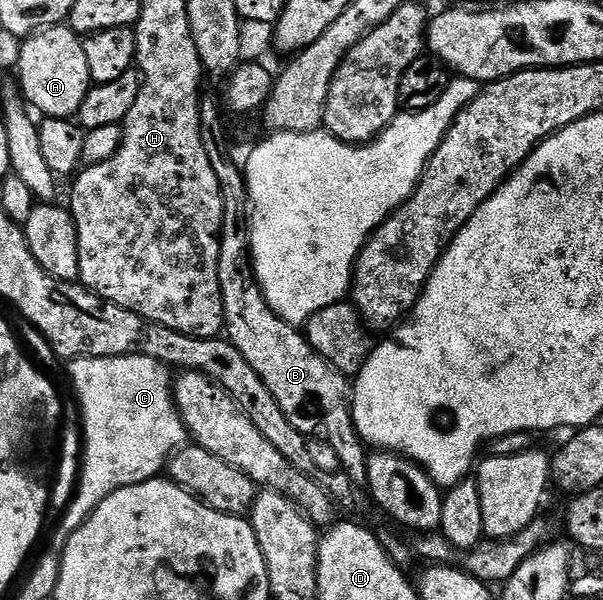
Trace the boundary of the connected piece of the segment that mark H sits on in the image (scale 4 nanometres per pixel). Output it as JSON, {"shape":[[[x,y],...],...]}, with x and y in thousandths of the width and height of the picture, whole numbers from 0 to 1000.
{"shape":[[[242,27],[242,40],[226,40],[231,67],[224,65],[209,75],[211,82],[221,82],[226,107],[235,112],[235,142],[216,173],[216,182],[201,195],[199,215],[202,233],[196,248],[182,263],[138,278],[121,295],[123,315],[116,320],[116,340],[113,338],[113,358],[119,368],[126,417],[129,418],[129,467],[148,487],[156,488],[177,507],[191,507],[194,512],[209,513],[216,520],[234,527],[237,532],[279,550],[295,552],[305,560],[360,562],[370,552],[368,538],[368,490],[362,485],[362,423],[358,418],[358,387],[348,382],[348,352],[367,348],[371,340],[371,313],[363,305],[360,290],[353,282],[355,273],[347,268],[343,252],[338,250],[338,237],[333,235],[335,213],[330,207],[328,138],[338,125],[338,112],[328,95],[327,77],[317,62],[308,67],[302,60],[302,40],[289,47],[289,60],[282,53],[255,53],[255,40],[269,40],[269,27]]]}

